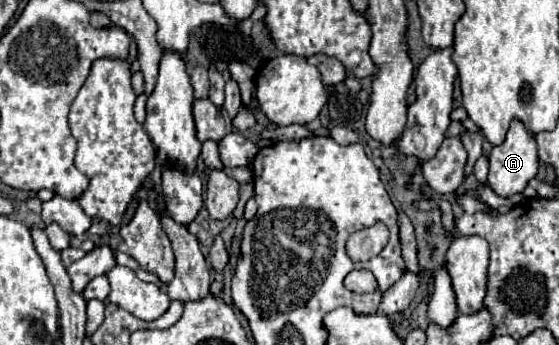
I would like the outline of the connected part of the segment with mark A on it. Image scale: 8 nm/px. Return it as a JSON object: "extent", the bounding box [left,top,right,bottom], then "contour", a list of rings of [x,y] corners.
{"extent":[489,119,537,197],"contour":[[[513,119],[511,127],[507,131],[507,137],[501,145],[495,145],[493,151],[489,153],[489,185],[491,189],[501,195],[501,197],[511,197],[527,187],[527,181],[537,175],[537,143],[535,135],[527,131],[527,127],[519,121]]]}

